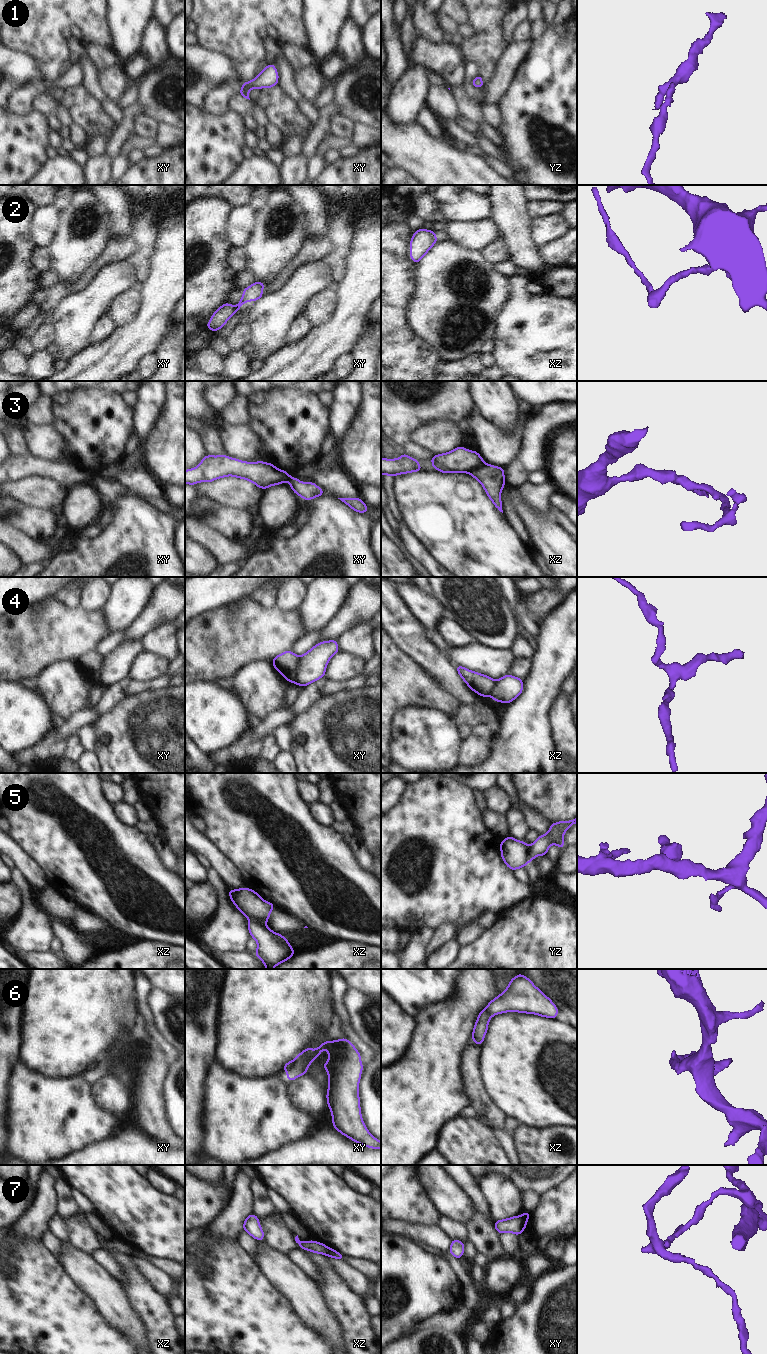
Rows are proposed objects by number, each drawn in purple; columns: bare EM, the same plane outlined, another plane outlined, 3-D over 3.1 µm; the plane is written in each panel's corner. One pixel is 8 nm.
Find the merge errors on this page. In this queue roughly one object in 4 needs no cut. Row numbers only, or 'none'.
2, 3, 4, 5, 6, 7

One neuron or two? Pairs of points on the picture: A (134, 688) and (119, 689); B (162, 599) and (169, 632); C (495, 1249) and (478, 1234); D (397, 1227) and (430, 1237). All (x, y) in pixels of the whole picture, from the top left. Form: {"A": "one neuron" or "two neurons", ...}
{"A": "one neuron", "B": "two neurons", "C": "one neuron", "D": "one neuron"}

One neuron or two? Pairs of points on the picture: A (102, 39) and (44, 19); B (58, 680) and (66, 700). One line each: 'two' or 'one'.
A: one
B: one

